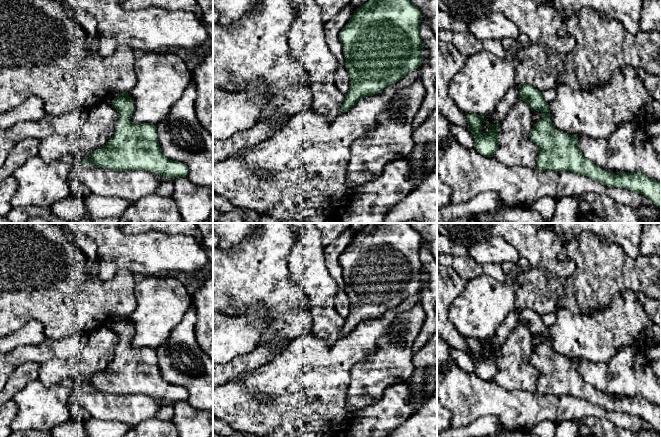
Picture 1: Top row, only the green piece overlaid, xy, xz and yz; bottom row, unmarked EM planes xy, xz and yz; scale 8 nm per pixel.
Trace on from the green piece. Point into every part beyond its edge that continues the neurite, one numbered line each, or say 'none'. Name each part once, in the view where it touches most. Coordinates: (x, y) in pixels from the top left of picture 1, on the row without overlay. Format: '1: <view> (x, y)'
none

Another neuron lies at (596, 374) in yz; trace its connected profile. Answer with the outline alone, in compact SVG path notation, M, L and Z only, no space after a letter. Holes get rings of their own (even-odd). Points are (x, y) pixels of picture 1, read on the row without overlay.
M576 360L579 364L578 372L583 380L592 385L595 389L610 397L617 398L617 395L607 391L608 385L608 367L606 362L591 362L588 360Z

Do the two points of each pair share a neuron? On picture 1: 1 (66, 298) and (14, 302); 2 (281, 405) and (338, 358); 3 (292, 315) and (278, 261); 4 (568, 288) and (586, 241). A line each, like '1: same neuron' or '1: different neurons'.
1: same neuron
2: same neuron
3: same neuron
4: same neuron

